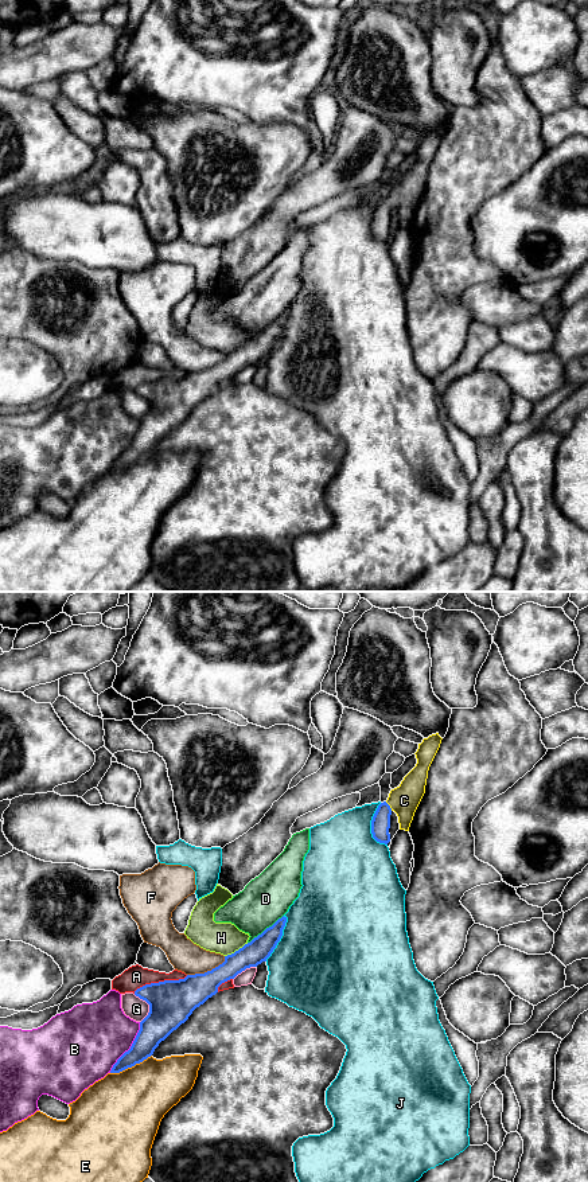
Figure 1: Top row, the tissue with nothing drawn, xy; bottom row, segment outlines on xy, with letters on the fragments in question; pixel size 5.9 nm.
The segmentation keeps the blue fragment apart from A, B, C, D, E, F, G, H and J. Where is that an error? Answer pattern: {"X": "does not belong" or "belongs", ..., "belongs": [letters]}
{"A": "does not belong", "B": "does not belong", "C": "belongs", "D": "does not belong", "E": "does not belong", "F": "does not belong", "G": "does not belong", "H": "does not belong", "J": "does not belong", "belongs": ["C"]}

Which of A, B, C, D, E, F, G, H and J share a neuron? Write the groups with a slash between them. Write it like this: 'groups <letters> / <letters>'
groups A G / B / C / D / E / F / H / J

